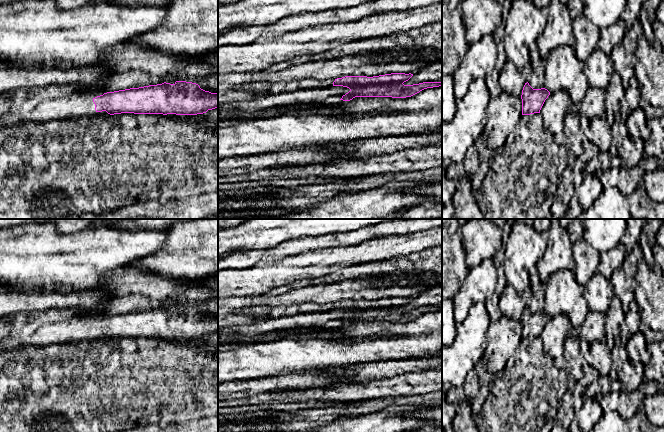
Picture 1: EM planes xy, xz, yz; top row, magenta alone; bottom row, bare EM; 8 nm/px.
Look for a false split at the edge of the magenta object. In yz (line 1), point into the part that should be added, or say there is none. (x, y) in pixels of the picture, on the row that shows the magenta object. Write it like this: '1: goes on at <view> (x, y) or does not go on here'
1: does not go on here

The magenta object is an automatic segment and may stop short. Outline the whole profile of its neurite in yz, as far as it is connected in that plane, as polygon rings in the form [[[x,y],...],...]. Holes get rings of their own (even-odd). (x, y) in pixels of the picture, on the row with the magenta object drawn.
[[[525,83],[522,90],[522,115],[540,113],[540,110],[550,92],[545,89],[533,89],[529,83]]]

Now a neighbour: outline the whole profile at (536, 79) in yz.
[[[537,43],[531,44],[529,50],[531,53],[530,64],[532,65],[532,73],[527,82],[533,89],[544,88],[546,61],[540,56]]]

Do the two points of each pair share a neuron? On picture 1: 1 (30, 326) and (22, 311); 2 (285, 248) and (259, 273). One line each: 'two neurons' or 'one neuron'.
1: two neurons
2: two neurons

